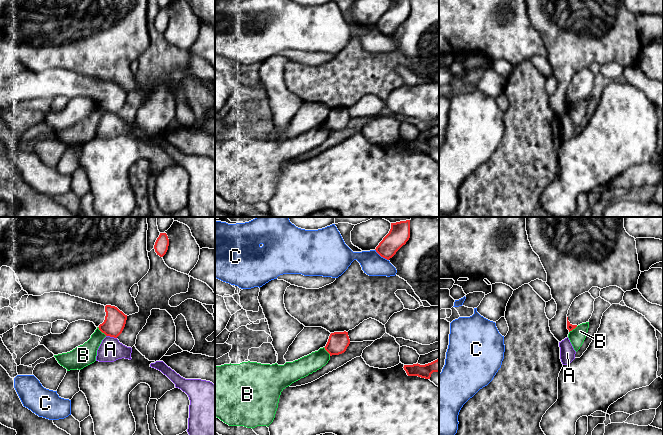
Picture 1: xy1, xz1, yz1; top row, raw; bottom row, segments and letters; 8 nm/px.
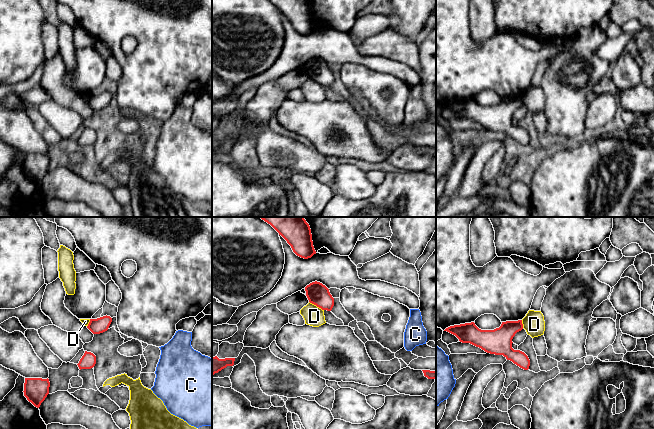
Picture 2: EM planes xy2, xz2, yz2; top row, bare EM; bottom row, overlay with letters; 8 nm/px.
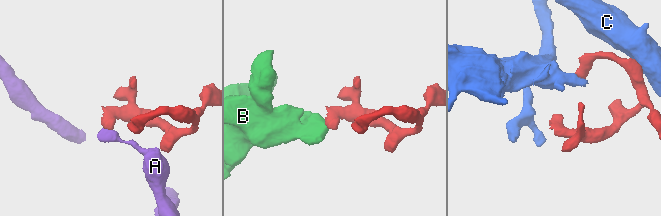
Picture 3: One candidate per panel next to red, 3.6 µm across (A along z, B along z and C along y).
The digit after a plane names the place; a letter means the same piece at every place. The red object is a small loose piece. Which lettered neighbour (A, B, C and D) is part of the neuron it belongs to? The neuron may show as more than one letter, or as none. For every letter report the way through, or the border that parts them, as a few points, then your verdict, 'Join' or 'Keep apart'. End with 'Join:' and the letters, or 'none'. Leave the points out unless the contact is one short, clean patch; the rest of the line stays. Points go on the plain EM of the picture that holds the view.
A: Boundary: xy1 (106, 111), (116, 114). Keep apart
B: Boundary: xy1 (97, 103), (106, 111). Keep apart
C: Keep apart
D: Boundary: xz2 (309, 77), (323, 86). Keep apart
Join: none

